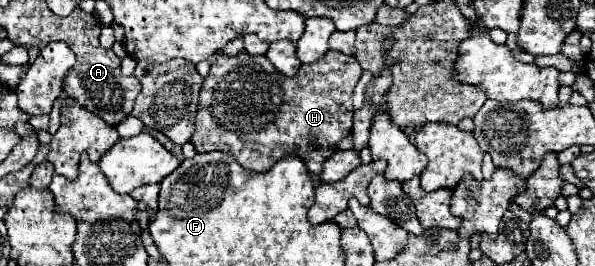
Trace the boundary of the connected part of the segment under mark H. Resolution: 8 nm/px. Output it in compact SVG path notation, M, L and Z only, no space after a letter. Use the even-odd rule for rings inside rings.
M240 51L234 57L216 55L210 63L210 75L204 79L200 89L198 113L194 121L196 129L190 137L190 143L196 147L196 153L230 153L236 161L240 161L244 169L256 173L270 171L272 165L286 155L298 155L306 163L308 171L320 175L324 161L332 153L332 147L342 137L348 137L352 131L352 93L360 75L360 63L340 51L328 51L316 63L302 65L296 77L286 77L278 73L264 55L250 55L246 51ZM310 139L316 139L316 145L312 145Z

